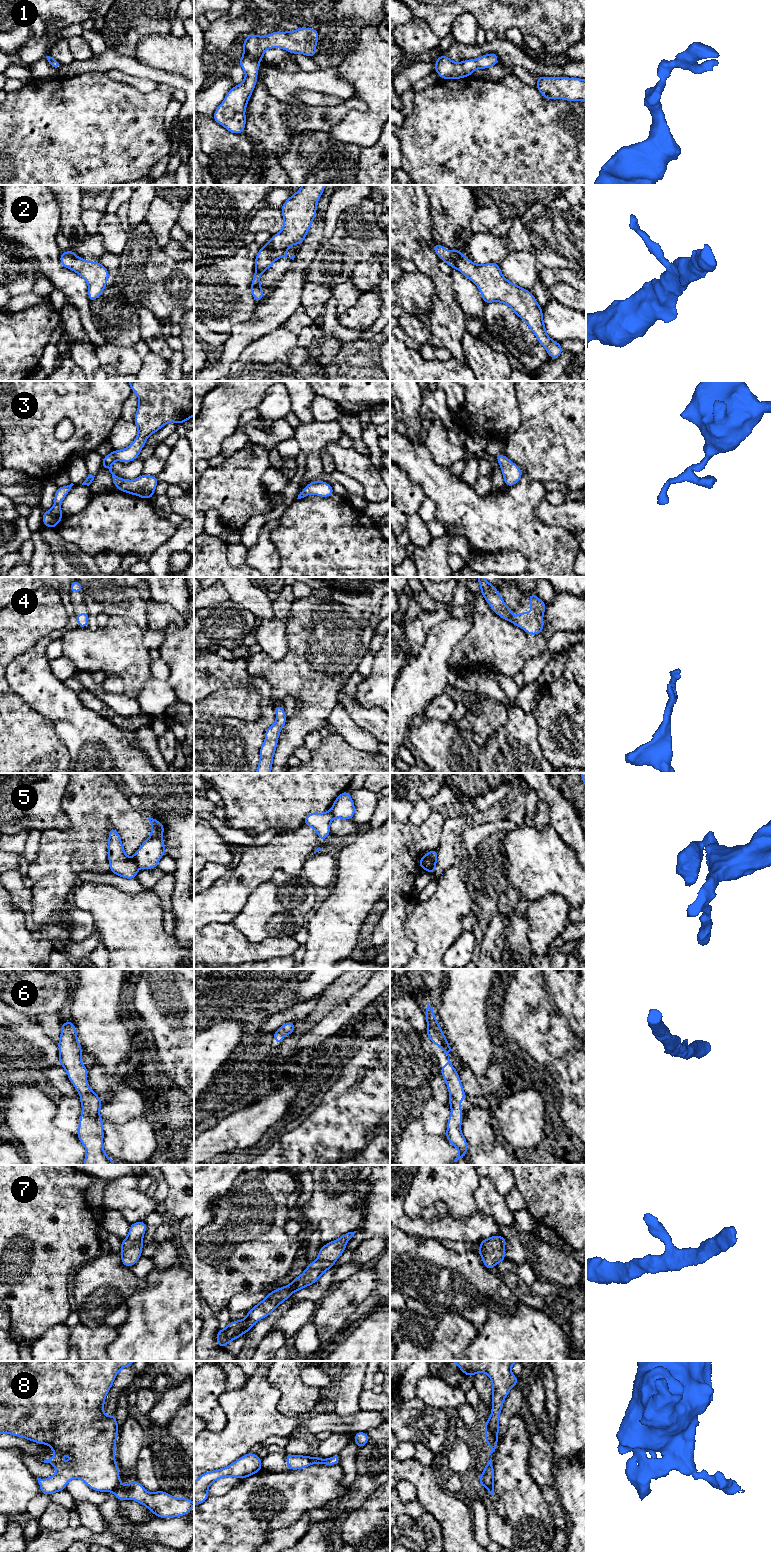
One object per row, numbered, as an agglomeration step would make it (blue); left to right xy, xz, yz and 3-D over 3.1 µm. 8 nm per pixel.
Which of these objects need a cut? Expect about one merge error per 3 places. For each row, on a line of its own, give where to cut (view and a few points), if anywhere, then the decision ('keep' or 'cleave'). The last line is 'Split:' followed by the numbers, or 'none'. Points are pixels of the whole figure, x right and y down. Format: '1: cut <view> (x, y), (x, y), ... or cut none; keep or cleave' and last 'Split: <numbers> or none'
1: cut none; keep
2: cut none; keep
3: cut none; keep
4: cut none; keep
5: cut xy (133, 857), (138, 867); cleave
6: cut none; keep
7: cut none; keep
8: cut xz (316, 1456), (311, 1463); cleave
Split: 5, 8

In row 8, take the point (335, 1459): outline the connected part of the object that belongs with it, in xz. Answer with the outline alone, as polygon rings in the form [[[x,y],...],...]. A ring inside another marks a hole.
[[[336,1454],[330,1458],[322,1459],[319,1457],[315,1457],[312,1461],[312,1464],[320,1464],[320,1465],[336,1465],[340,1462],[340,1456],[339,1454]]]

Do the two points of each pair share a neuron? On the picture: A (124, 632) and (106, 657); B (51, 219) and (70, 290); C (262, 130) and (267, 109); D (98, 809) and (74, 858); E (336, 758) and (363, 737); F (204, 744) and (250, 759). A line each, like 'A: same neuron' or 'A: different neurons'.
A: same neuron
B: same neuron
C: same neuron
D: same neuron
E: different neurons
F: same neuron

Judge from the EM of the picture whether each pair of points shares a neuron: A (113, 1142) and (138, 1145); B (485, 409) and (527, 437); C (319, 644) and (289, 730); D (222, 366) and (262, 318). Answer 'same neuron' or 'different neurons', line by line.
A: same neuron
B: different neurons
C: same neuron
D: same neuron

